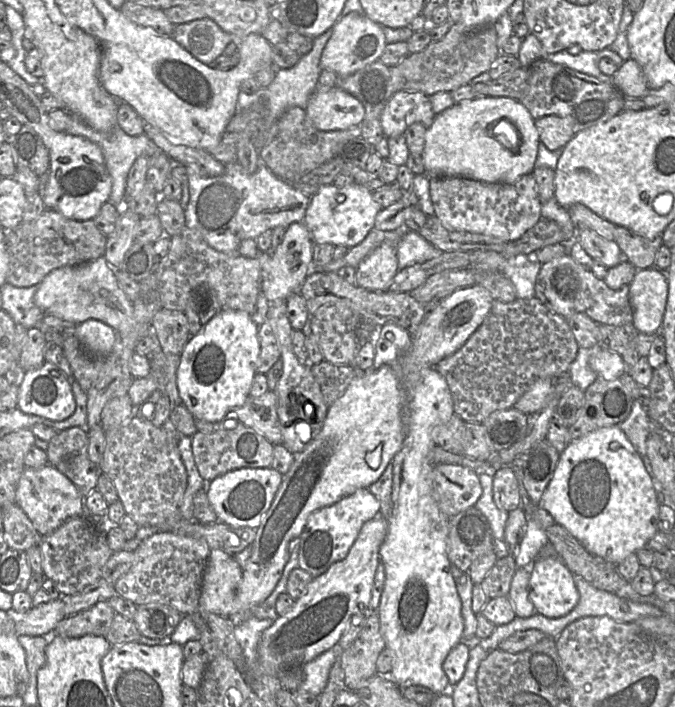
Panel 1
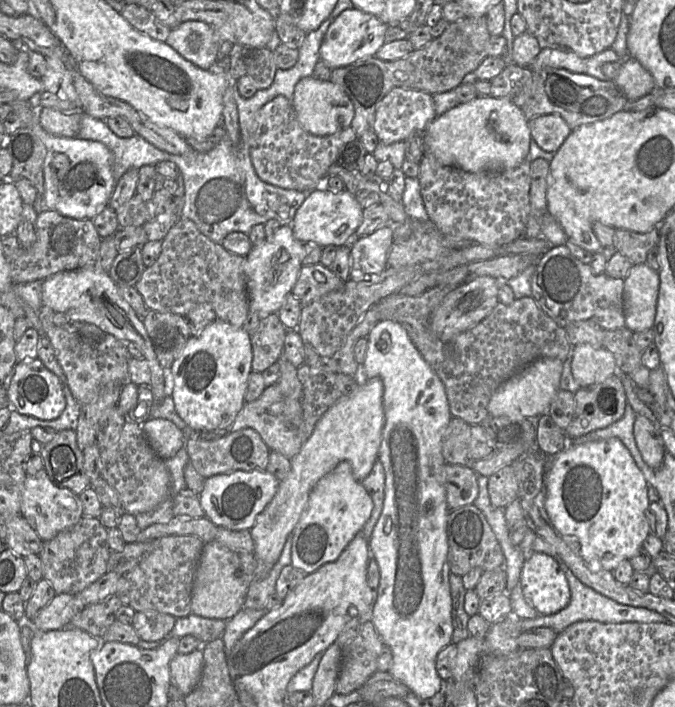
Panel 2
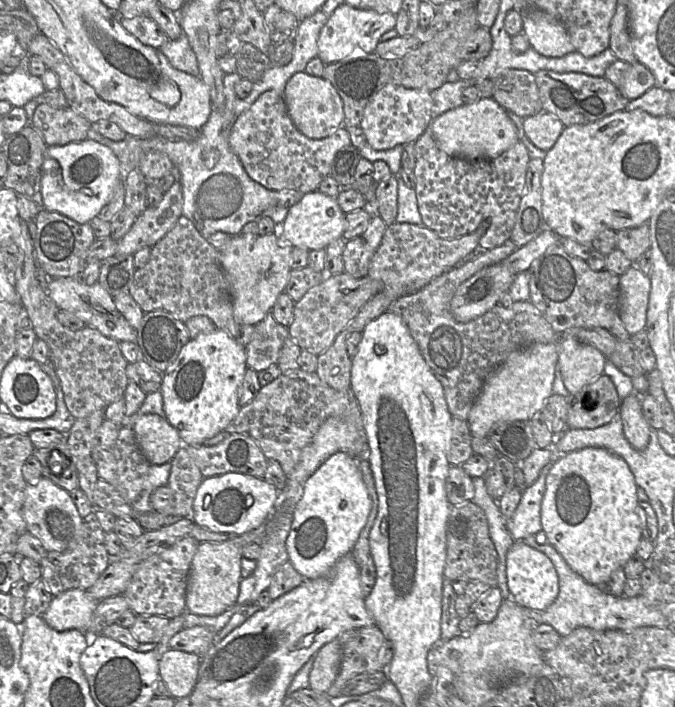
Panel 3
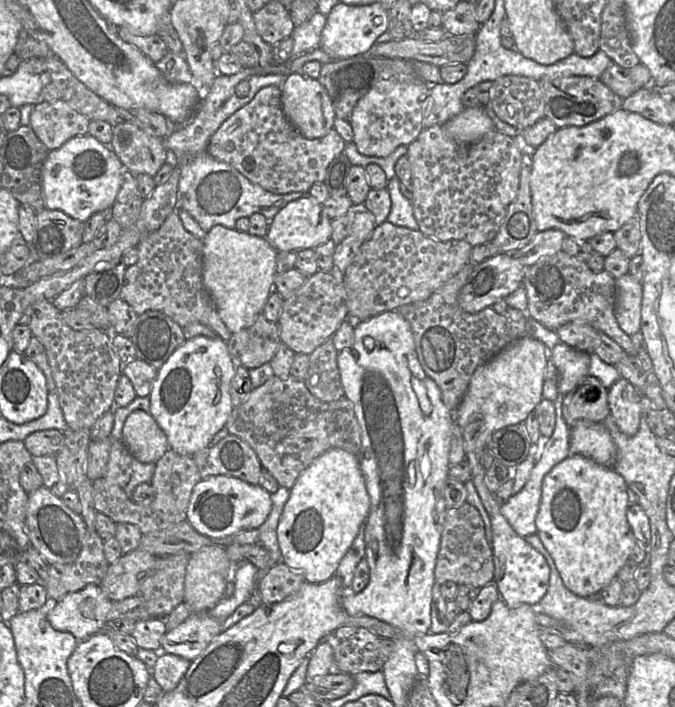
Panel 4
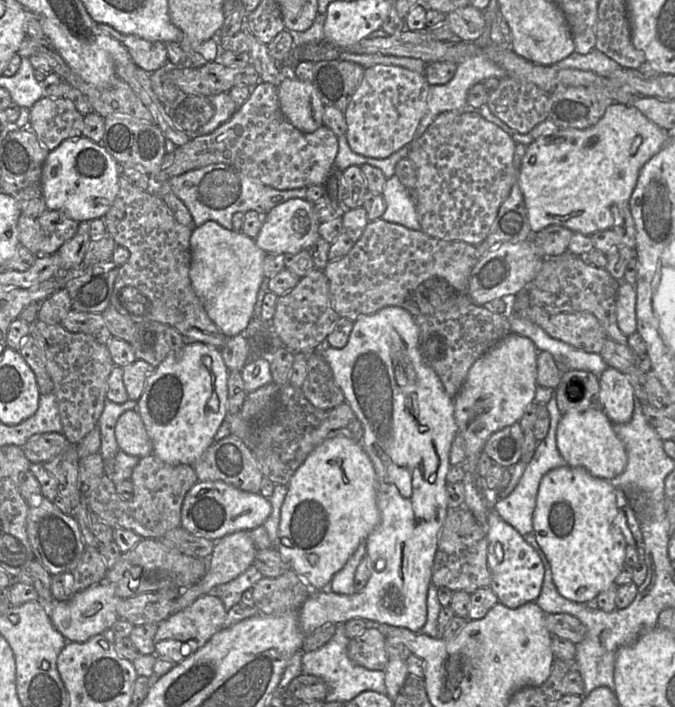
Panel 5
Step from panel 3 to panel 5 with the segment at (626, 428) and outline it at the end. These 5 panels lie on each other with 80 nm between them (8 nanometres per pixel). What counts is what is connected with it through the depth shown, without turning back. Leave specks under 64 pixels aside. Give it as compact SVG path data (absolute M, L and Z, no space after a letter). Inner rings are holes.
M608 367L599 377L601 408L612 423L631 421L635 393L628 377L613 367Z

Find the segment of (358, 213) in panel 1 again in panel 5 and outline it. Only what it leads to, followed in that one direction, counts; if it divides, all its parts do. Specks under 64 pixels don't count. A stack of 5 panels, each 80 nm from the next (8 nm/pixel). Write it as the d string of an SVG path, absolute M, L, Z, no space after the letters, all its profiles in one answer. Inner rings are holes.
M301 198L289 199L275 206L263 217L261 230L254 240L268 254L295 254L307 250L320 239L320 223L313 203Z

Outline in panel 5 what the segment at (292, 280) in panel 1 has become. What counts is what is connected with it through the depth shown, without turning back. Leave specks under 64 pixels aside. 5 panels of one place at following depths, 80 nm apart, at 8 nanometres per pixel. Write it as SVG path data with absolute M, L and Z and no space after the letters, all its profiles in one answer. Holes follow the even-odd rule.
M215 221L192 229L189 277L210 319L227 337L242 334L254 316L258 292L266 278L263 261L266 252L242 232L228 230Z

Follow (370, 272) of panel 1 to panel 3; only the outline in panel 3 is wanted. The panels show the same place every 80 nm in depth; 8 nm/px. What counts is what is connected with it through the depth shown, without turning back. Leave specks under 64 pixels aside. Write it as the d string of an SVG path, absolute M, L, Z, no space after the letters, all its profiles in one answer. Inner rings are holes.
M373 214L365 232L346 242L343 251L344 273L356 279L368 276L370 262L381 244L386 228L383 219Z

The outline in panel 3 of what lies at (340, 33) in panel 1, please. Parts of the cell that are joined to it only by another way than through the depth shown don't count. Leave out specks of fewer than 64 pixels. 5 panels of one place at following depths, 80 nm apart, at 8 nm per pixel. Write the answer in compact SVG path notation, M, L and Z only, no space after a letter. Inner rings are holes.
M343 3L329 16L320 32L318 57L327 65L343 59L359 58L374 53L381 36L393 29L395 24L396 16L391 12L379 13L375 10L359 9Z

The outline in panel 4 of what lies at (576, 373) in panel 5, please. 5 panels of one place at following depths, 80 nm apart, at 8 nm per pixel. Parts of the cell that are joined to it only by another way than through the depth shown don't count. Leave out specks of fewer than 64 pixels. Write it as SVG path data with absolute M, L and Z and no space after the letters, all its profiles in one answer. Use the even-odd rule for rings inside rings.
M583 377L563 396L562 415L569 426L579 420L603 422L610 416L608 388L597 377Z

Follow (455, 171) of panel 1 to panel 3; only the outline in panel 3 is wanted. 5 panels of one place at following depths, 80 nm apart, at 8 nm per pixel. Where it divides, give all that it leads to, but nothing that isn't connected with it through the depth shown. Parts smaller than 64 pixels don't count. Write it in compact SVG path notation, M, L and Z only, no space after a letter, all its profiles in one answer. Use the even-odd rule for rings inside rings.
M492 97L446 111L431 121L429 131L445 153L471 161L496 158L520 142L519 129L510 113Z

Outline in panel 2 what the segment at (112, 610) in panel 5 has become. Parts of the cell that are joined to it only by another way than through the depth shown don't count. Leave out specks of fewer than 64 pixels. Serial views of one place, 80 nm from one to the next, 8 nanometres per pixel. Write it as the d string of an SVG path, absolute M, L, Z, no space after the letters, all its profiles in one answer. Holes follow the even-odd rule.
M56 594L30 621L35 631L52 631L66 628L73 617L85 607L76 594Z

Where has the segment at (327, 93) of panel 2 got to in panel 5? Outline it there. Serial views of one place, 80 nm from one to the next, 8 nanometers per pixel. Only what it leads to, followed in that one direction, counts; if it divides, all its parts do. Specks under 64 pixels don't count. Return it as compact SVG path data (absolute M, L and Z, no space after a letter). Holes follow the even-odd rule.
M289 75L278 86L283 116L299 131L313 133L323 126L325 104L310 81Z

